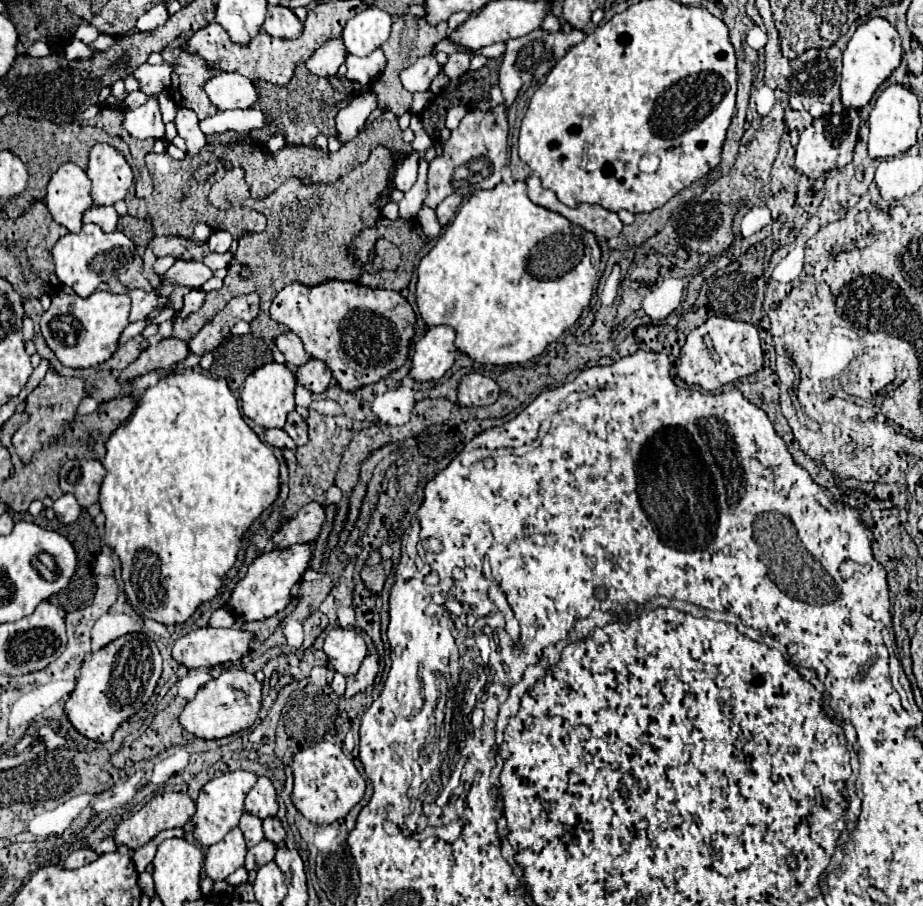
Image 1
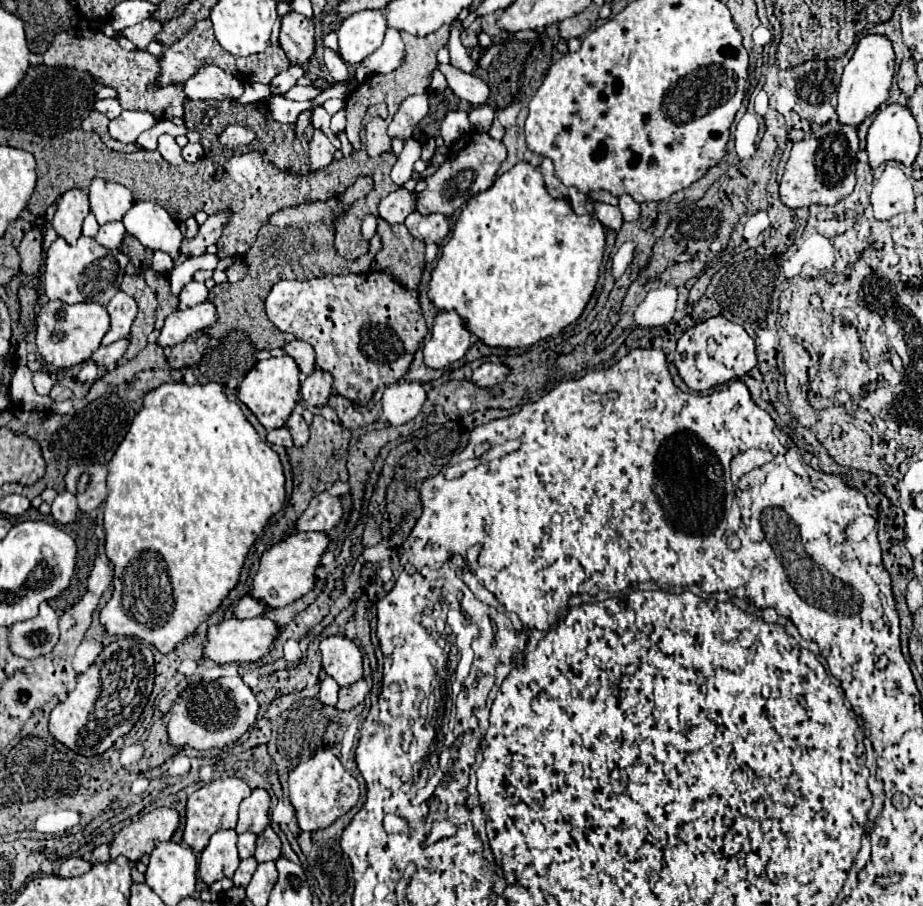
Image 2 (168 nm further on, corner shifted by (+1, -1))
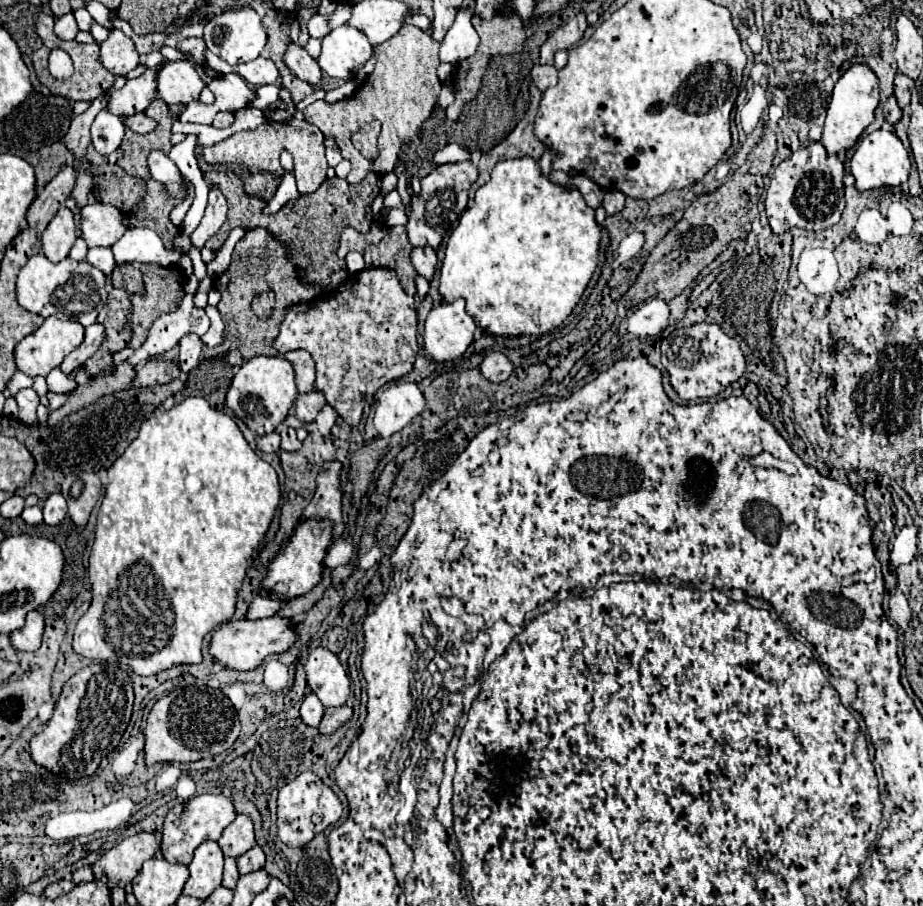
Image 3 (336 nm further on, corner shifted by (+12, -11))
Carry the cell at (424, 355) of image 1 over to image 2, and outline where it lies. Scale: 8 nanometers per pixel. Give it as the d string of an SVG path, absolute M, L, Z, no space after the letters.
M439 313L431 327L431 339L425 341L423 361L431 369L445 369L459 361L471 345L471 333L463 329L457 313Z

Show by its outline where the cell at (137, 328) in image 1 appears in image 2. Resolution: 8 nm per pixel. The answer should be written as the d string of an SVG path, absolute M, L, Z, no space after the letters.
M89 361L89 363L83 363L83 367L81 367L81 371L79 371L77 379L93 383L93 381L97 379L97 375L99 375L99 369L101 369L101 367L99 367L99 365L95 363L95 361Z

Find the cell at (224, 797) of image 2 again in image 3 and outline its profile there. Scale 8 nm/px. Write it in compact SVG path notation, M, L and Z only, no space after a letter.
M198 795L198 797L192 797L184 803L178 803L174 805L166 819L164 819L164 829L162 829L162 843L160 843L160 849L162 849L162 855L166 861L170 863L182 863L182 865L188 865L192 861L192 853L194 849L212 839L212 841L218 841L222 831L234 821L236 817L236 811L234 811L234 805L228 797L224 795Z

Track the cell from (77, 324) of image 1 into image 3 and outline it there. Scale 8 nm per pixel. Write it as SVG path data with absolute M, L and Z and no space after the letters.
M48 317L34 333L26 335L14 349L14 361L16 361L16 367L30 375L30 377L46 377L52 369L56 369L64 355L68 355L70 351L74 351L84 339L84 327L80 327L80 323L72 323L72 321L62 321L62 319L56 319L56 317Z

